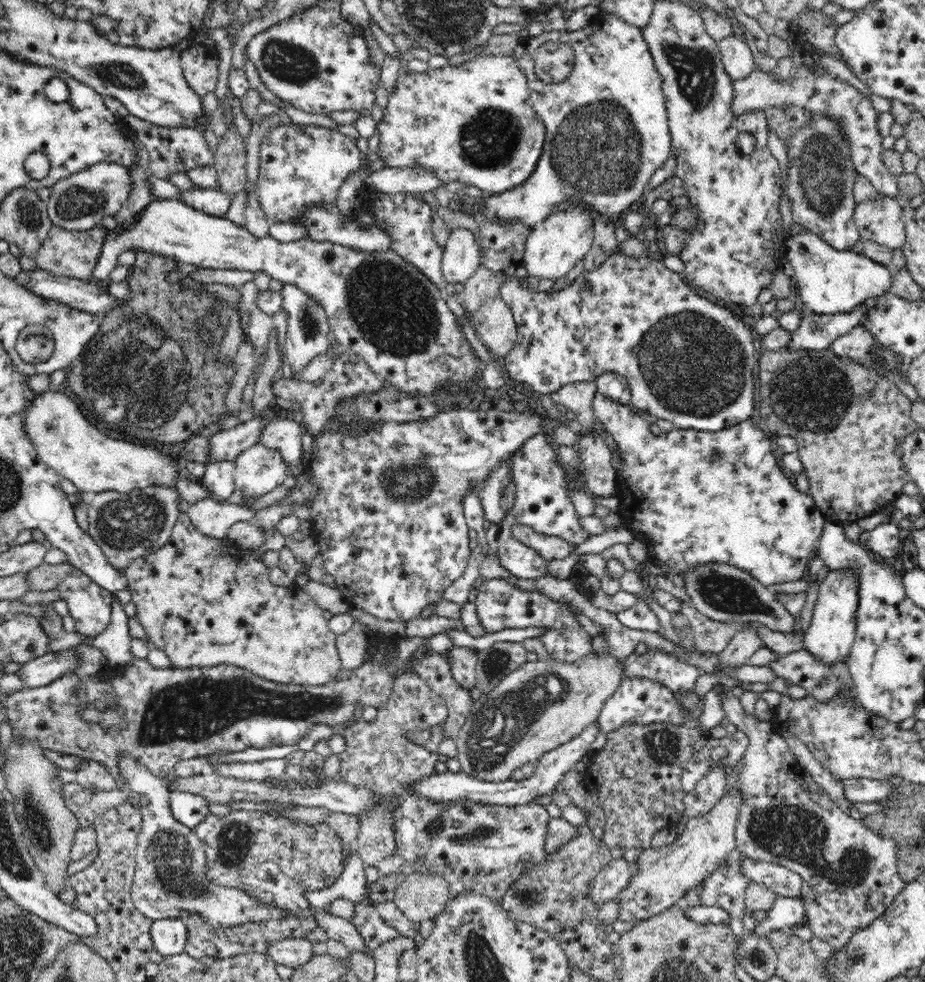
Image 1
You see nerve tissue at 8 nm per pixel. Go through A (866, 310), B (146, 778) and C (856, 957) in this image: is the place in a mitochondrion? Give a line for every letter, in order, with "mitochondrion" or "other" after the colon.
A: other
B: other
C: mitochondrion

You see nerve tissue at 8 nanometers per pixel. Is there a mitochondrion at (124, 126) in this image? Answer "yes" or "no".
no

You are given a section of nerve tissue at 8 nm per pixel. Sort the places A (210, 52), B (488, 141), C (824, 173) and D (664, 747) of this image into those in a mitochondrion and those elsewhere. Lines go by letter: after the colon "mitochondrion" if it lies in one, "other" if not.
A: other
B: mitochondrion
C: mitochondrion
D: mitochondrion

